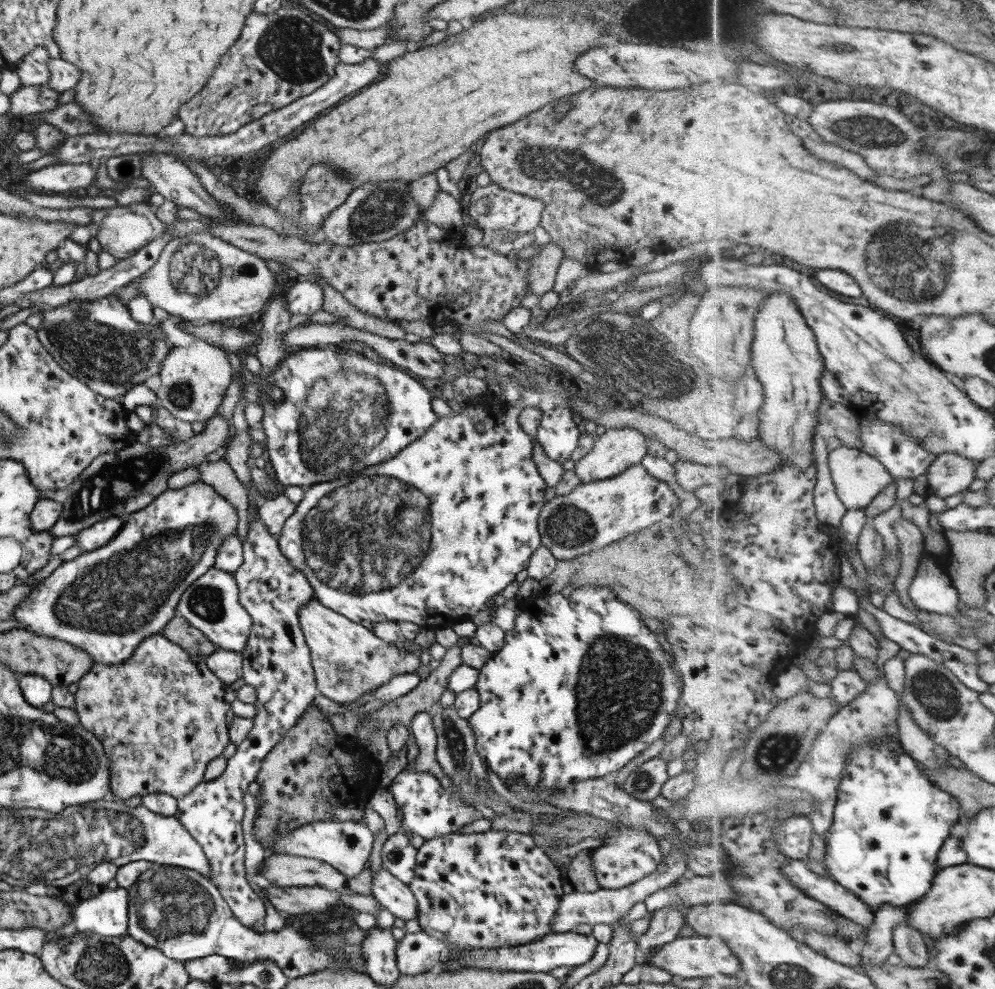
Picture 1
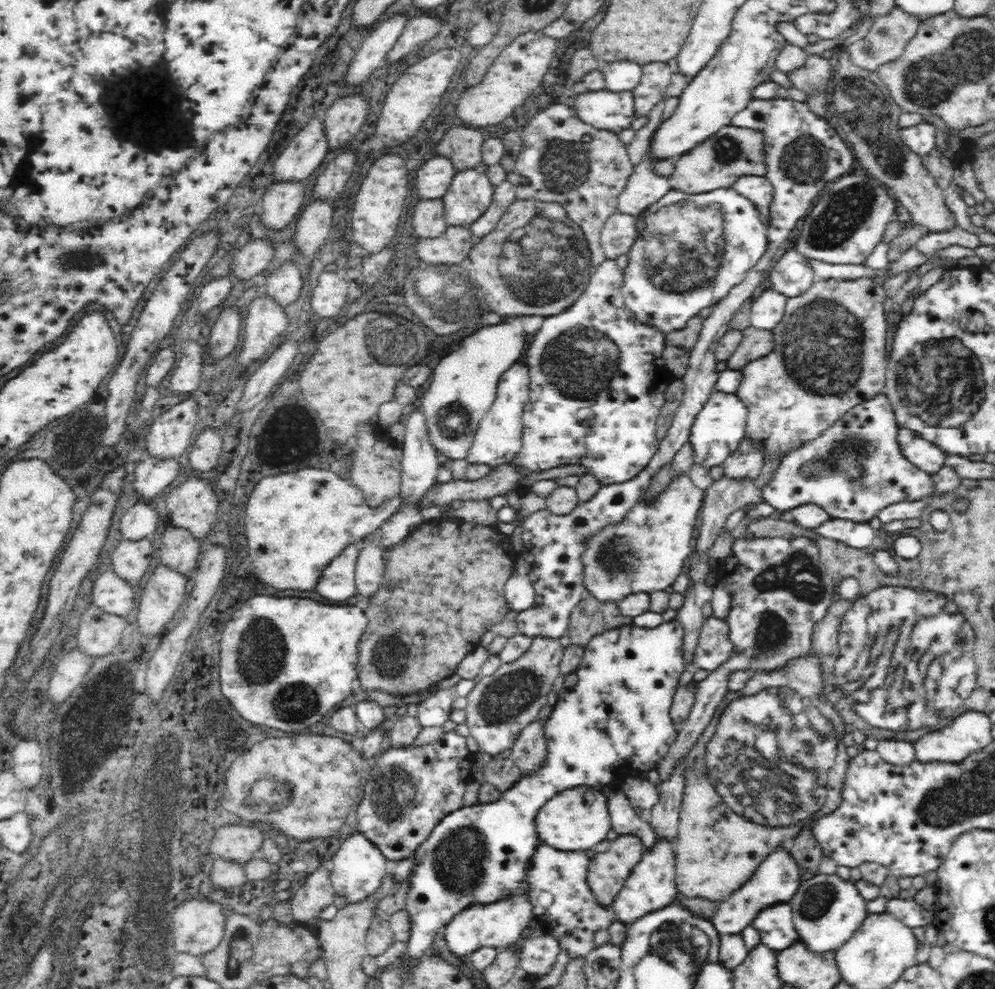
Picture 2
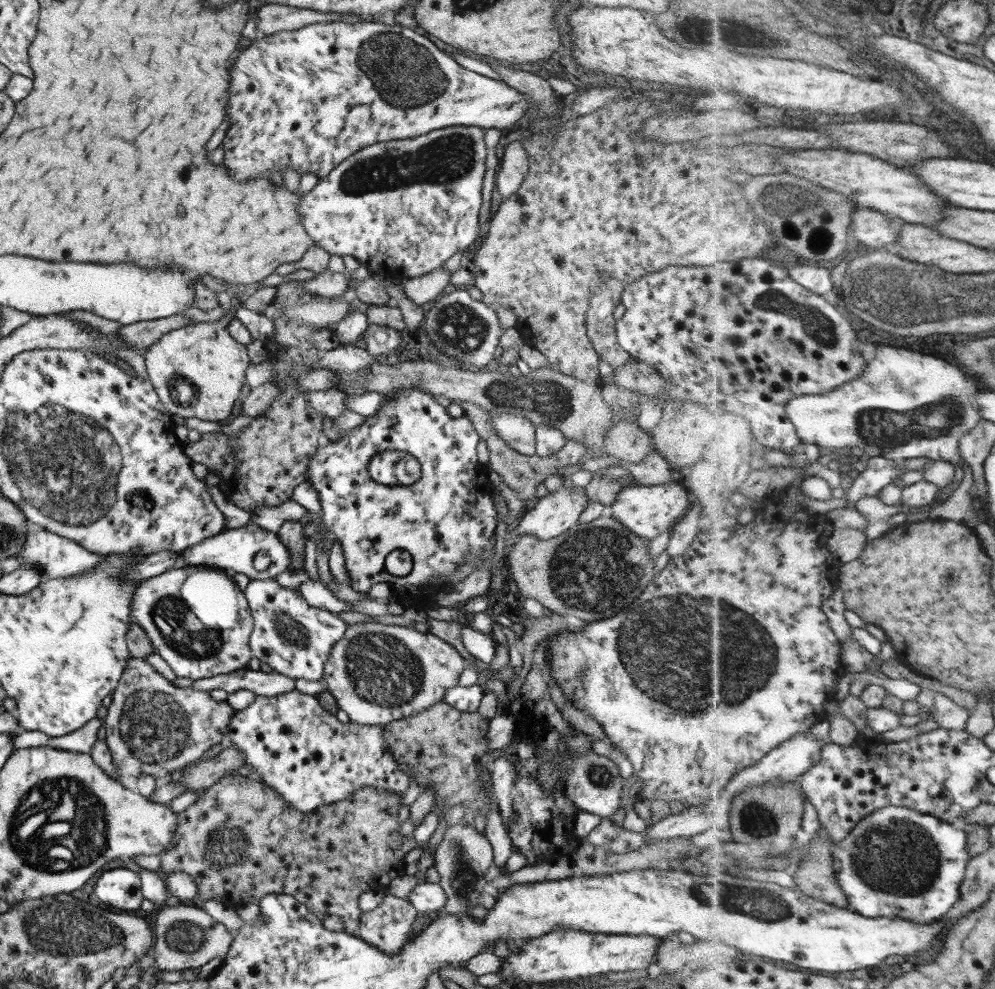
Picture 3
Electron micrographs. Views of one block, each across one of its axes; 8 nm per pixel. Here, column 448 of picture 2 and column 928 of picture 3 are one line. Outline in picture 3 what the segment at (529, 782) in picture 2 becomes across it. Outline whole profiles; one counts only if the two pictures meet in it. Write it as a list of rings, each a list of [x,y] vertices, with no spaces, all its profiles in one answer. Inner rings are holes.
[[[886,806],[863,818],[838,850],[833,850],[835,876],[845,892],[848,909],[869,918],[902,918],[916,923],[941,920],[962,896],[962,882],[972,856],[967,852],[967,833],[961,825],[943,822],[906,806]]]

